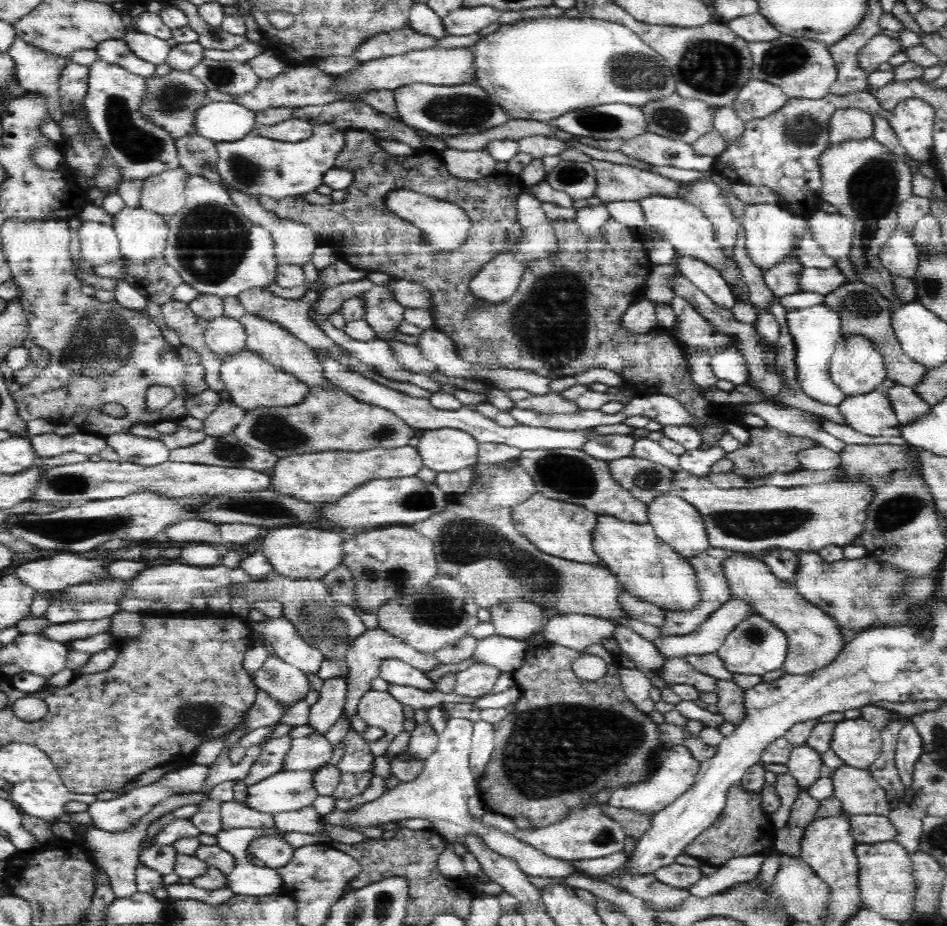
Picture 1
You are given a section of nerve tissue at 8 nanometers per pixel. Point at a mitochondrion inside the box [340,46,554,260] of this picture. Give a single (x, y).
(456, 110)

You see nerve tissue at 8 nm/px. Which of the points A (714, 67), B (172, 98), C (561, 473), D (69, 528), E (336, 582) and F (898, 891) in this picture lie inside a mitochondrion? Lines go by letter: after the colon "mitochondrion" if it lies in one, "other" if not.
A: mitochondrion
B: mitochondrion
C: mitochondrion
D: mitochondrion
E: mitochondrion
F: other

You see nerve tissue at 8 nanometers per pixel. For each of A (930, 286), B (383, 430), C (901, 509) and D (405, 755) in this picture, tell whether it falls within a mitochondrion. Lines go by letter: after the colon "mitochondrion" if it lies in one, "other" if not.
A: mitochondrion
B: mitochondrion
C: mitochondrion
D: other

